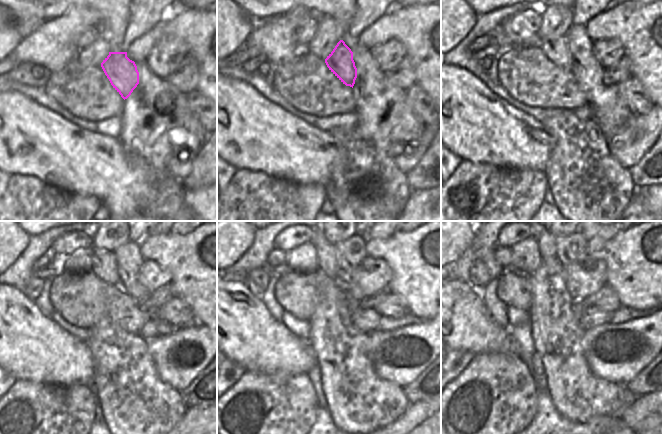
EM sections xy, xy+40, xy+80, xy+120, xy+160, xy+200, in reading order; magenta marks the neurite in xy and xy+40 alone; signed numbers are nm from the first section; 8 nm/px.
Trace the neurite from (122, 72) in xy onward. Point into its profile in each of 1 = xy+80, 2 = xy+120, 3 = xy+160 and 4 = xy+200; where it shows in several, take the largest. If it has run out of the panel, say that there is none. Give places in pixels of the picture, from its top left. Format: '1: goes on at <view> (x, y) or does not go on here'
1: goes on at xy+80 (557, 49)
2: goes on at xy+120 (105, 267)
3: goes on at xy+160 (327, 263)
4: goes on at xy+200 (546, 241)

